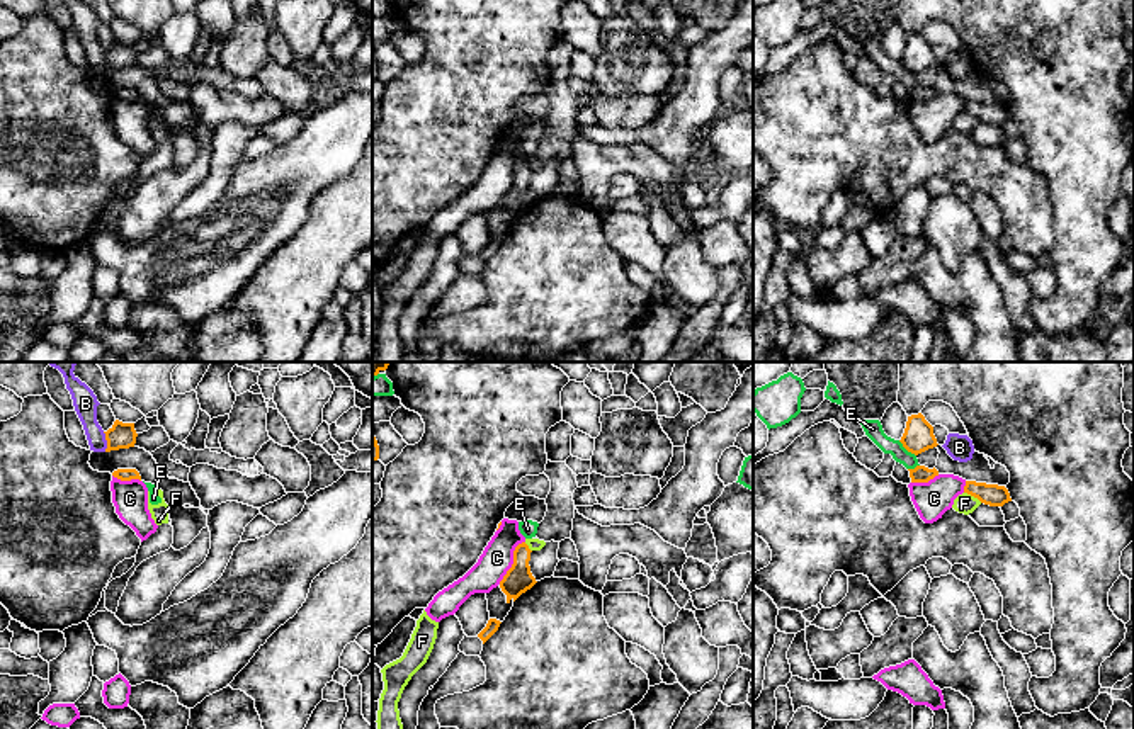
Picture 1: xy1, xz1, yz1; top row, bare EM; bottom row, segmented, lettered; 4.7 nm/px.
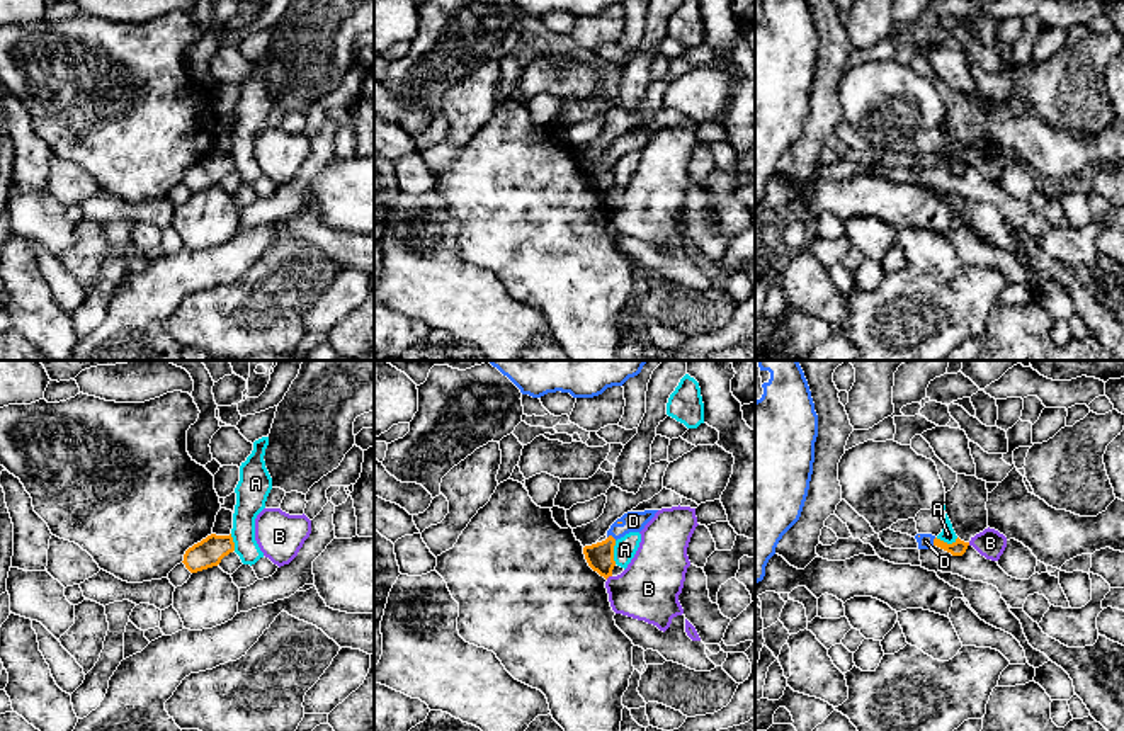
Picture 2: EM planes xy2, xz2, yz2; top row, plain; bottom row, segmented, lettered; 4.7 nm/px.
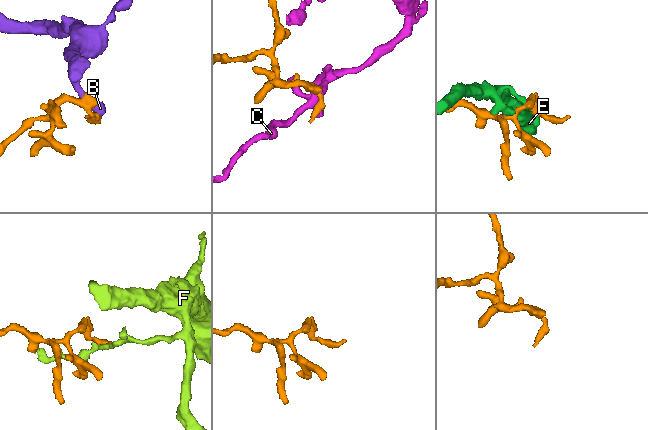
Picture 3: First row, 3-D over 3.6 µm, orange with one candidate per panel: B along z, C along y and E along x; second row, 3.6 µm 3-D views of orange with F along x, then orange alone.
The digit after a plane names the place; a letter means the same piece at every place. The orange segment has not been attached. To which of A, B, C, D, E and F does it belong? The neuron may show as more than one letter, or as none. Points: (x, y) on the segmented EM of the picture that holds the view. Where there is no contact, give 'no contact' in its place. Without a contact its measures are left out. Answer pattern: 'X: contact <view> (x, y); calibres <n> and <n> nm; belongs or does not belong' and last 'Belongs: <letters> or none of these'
A: contact xz2 (613, 553); calibres 130 and 110 nm; does not belong
B: contact xy1 (107, 442); calibres 130 and 120 nm; does not belong
C: contact xz1 (514, 561); calibres 130 and 150 nm; does not belong
D: contact xz2 (611, 536); calibres 130 and 100 nm; belongs
E: contact yz1 (907, 449); calibres 140 and 90 nm; does not belong
F: contact yz1 (973, 495); calibres 110 and 100 nm; does not belong
Belongs: D

